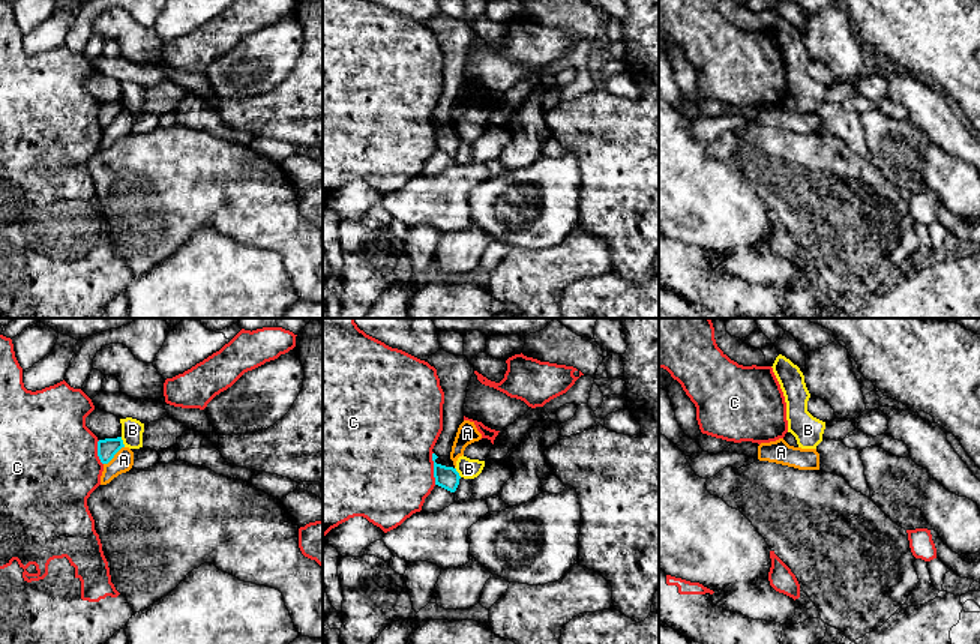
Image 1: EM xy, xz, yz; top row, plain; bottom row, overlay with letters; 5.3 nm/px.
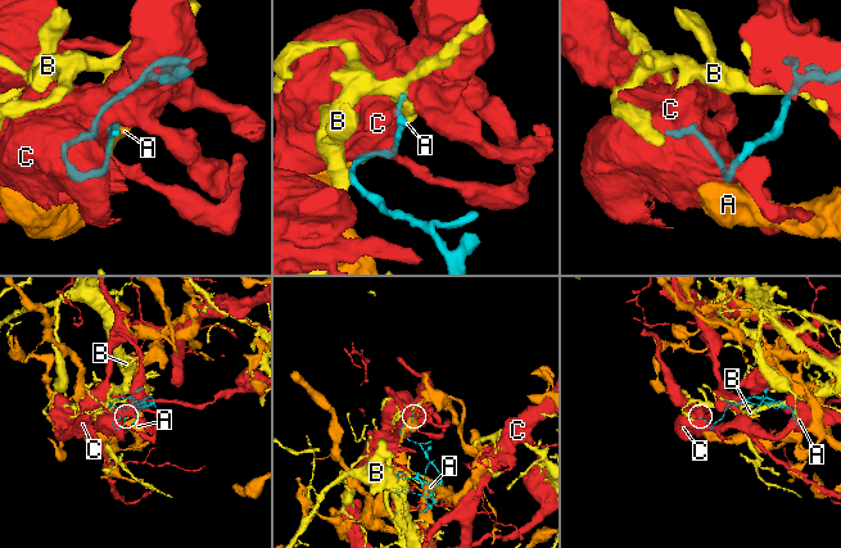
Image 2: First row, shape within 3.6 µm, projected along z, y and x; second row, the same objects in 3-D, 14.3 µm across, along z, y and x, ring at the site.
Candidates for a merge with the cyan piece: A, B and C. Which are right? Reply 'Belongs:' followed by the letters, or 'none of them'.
Belongs: none of them

